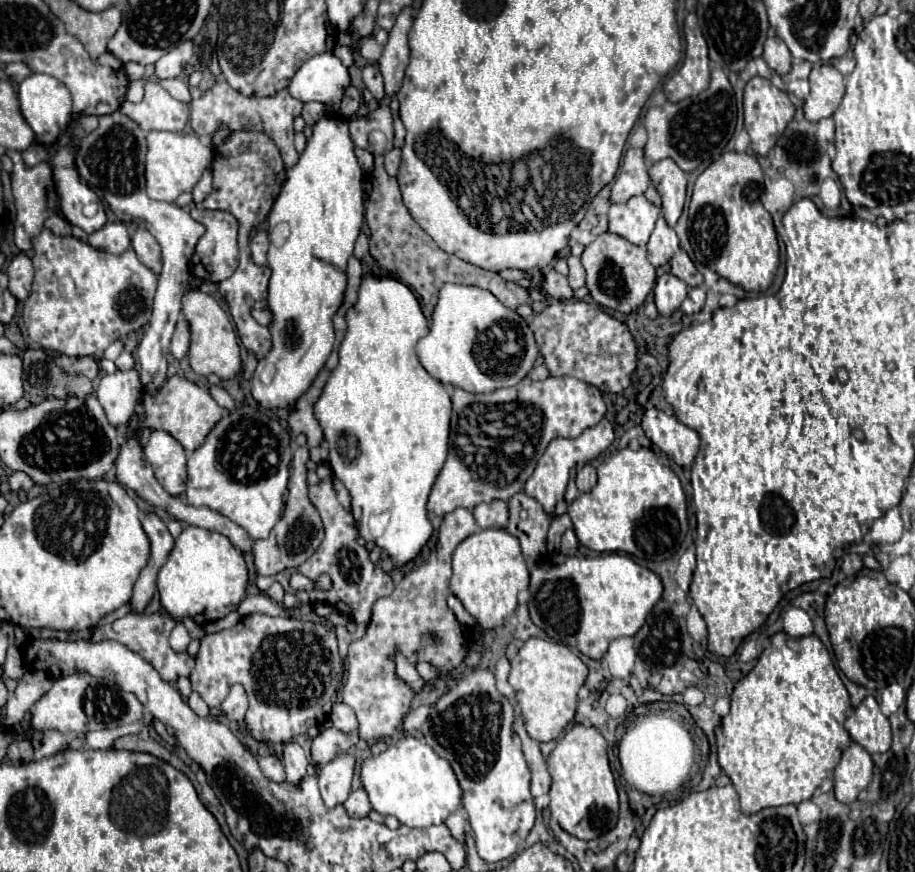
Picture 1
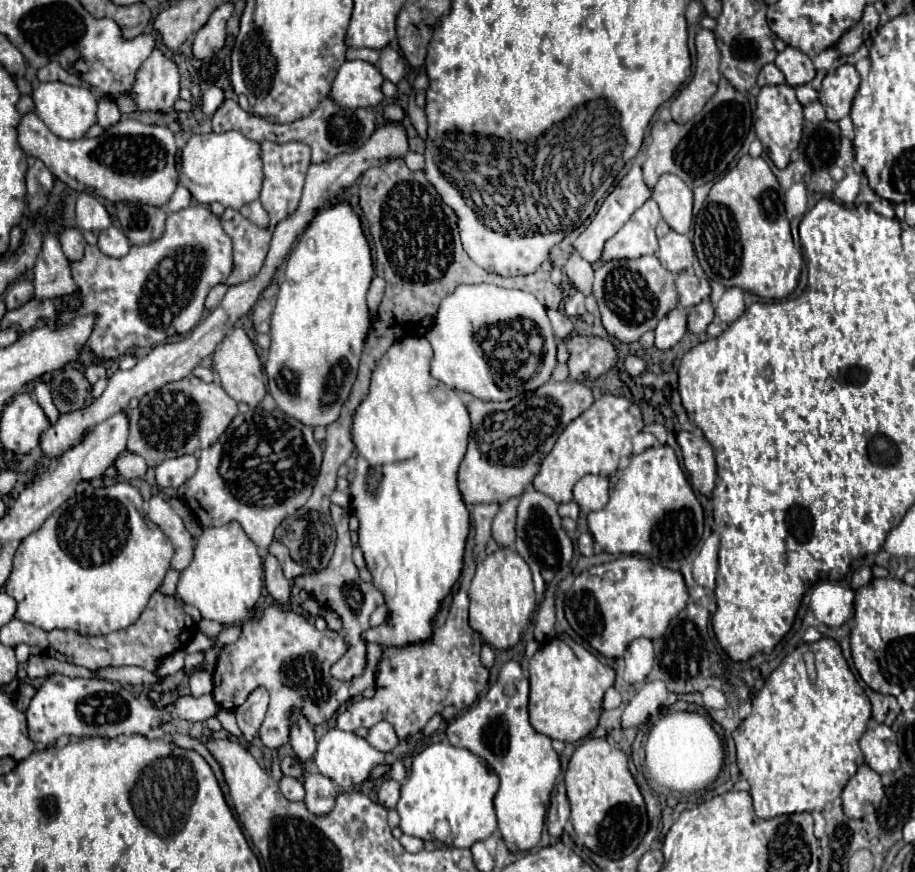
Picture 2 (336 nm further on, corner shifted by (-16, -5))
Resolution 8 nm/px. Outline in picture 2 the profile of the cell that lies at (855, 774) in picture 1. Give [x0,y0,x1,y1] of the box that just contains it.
[842,765,884,817]

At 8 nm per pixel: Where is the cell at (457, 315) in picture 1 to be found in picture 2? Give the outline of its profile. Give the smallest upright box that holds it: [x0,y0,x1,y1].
[426,283,556,401]

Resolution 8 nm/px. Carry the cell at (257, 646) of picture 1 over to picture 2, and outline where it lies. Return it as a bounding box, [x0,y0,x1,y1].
[212,605,382,749]

